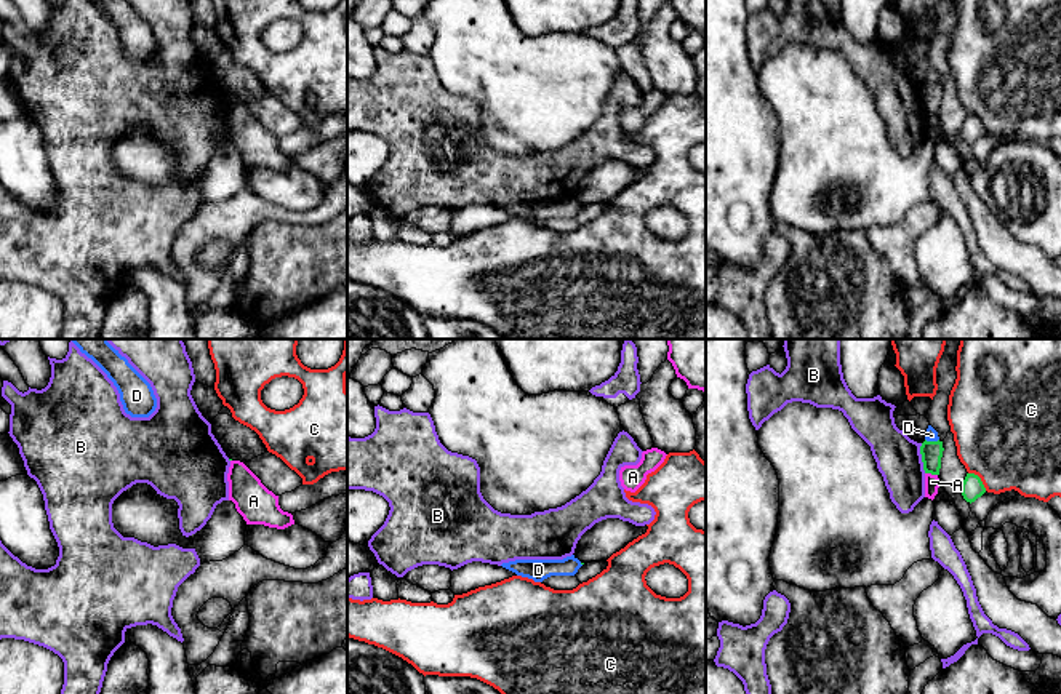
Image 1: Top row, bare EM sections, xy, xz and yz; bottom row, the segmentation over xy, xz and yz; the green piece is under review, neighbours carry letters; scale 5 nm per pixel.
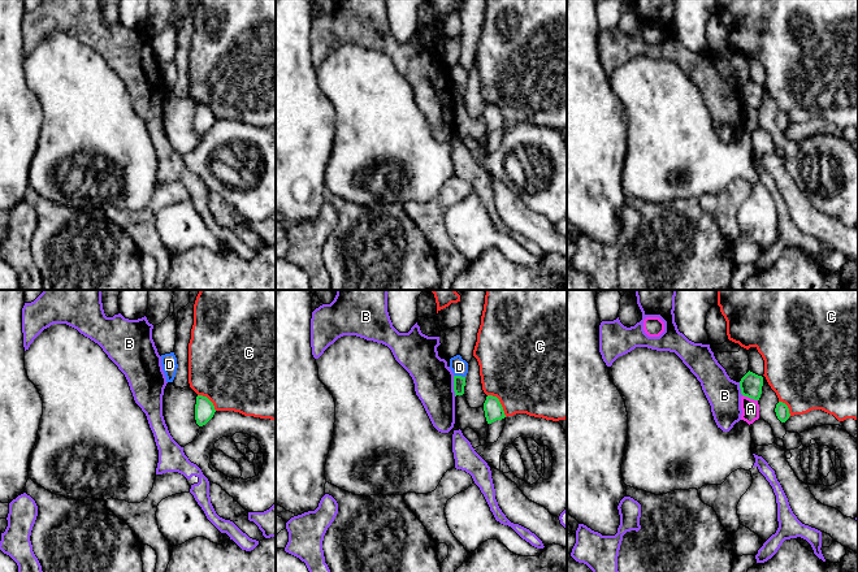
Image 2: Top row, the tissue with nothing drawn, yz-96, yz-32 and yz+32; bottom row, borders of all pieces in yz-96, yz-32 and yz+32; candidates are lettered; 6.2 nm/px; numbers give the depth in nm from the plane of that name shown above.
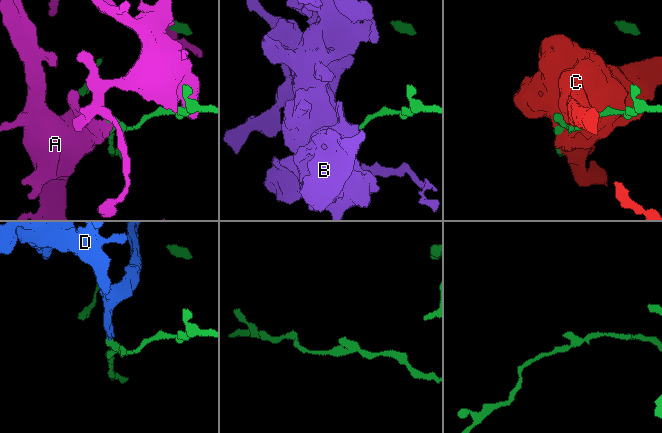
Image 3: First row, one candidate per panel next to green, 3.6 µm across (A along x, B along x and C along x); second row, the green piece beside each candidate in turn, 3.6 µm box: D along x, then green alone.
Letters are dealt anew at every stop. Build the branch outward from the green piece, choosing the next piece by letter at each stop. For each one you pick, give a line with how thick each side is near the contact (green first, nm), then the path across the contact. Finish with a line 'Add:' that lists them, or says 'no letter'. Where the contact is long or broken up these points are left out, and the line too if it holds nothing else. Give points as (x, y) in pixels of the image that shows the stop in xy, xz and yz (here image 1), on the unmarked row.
Add: no letter

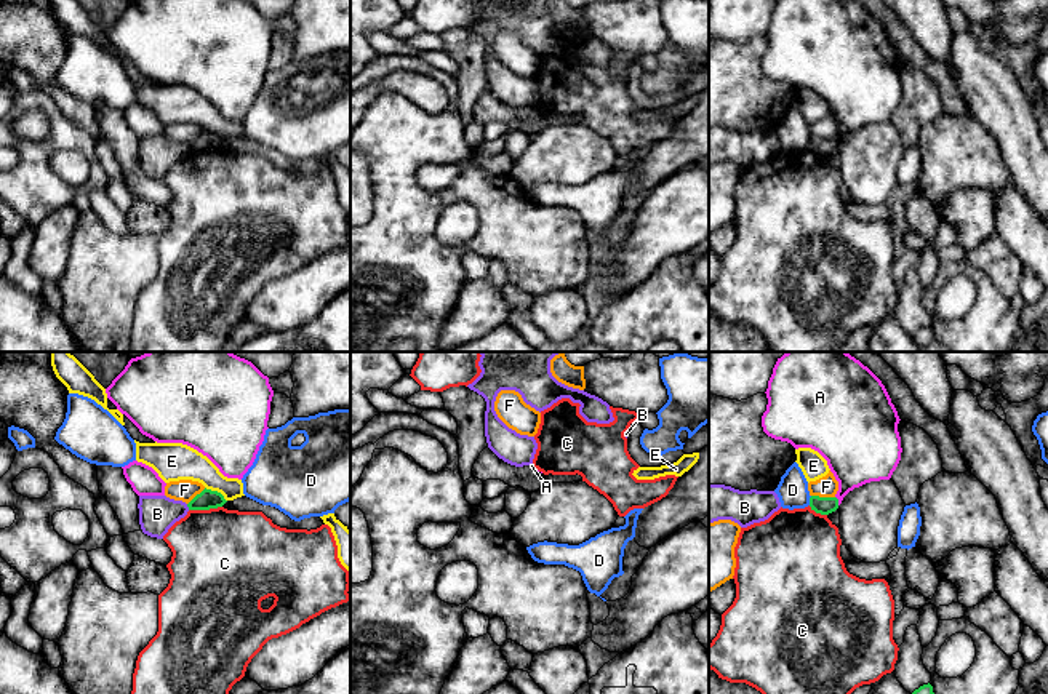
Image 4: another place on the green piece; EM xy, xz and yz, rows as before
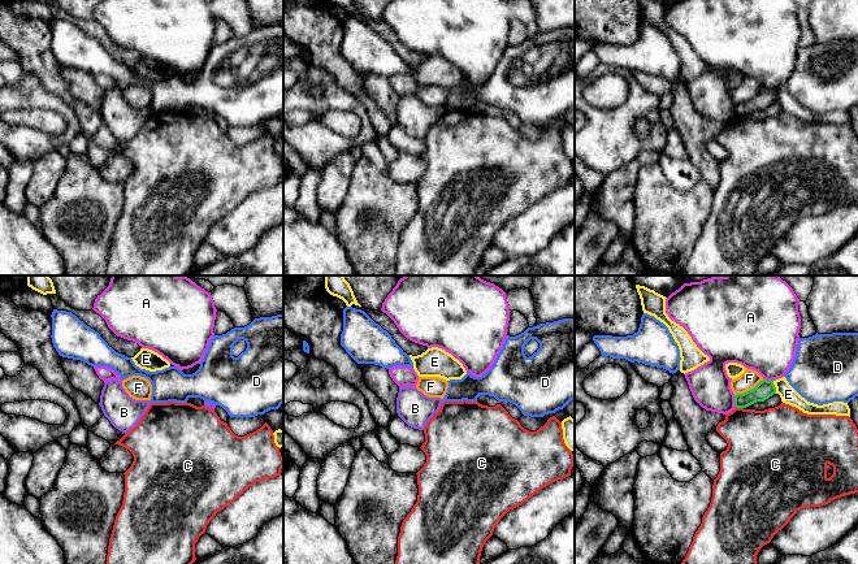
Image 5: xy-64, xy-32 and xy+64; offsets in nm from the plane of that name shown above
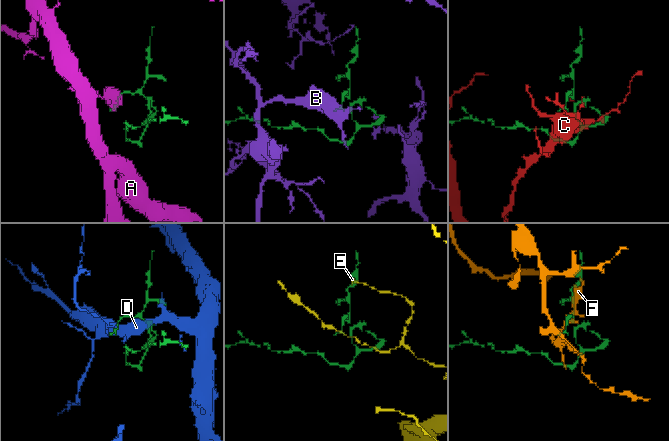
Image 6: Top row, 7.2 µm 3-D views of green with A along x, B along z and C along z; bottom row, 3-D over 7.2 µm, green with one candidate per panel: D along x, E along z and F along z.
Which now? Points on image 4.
Add: no letter

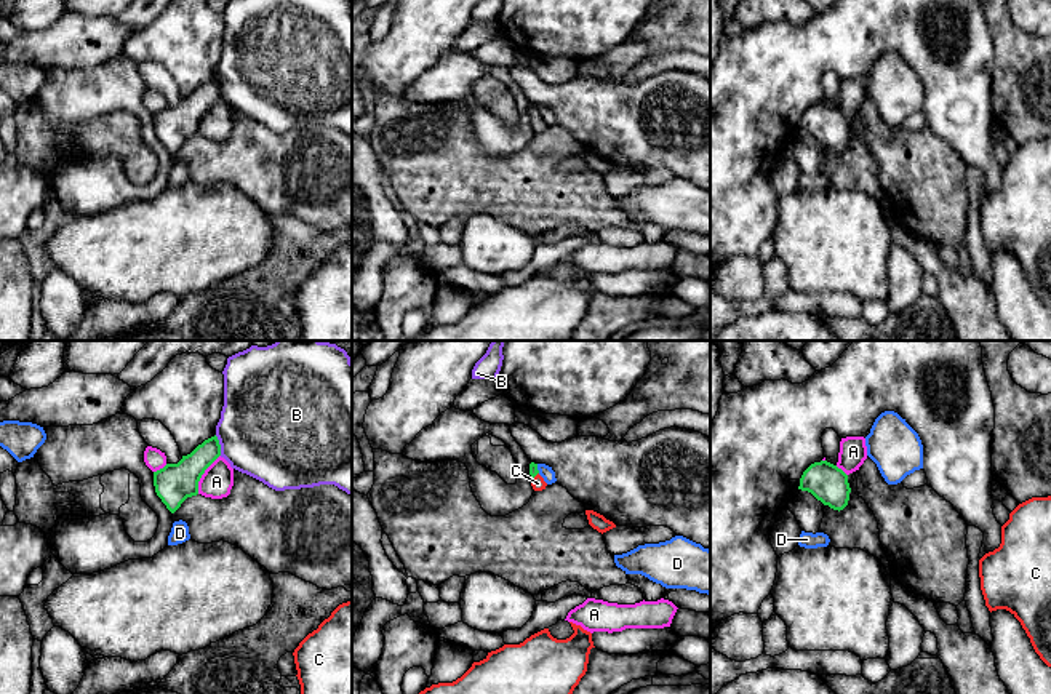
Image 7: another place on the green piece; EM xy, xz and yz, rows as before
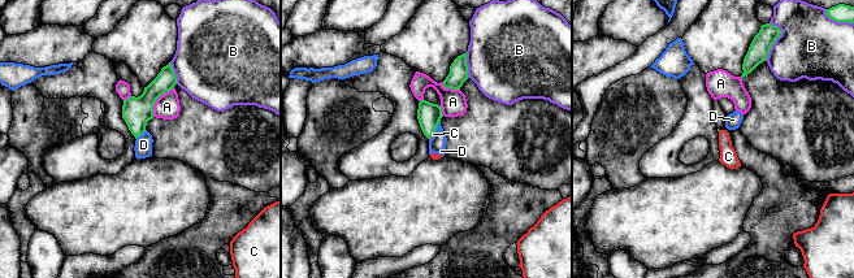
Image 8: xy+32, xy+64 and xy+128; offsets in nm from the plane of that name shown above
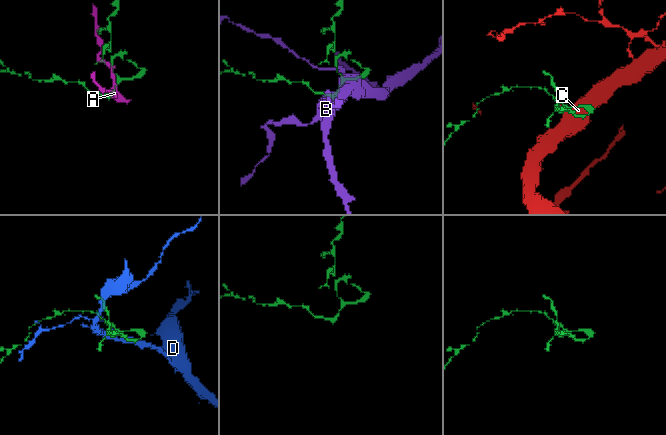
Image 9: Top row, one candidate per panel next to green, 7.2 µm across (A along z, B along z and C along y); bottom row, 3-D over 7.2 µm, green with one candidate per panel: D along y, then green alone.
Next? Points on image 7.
C: 50 nm thick on the green side, 70 nm on the other; runs through xz (533, 109), (535, 117), (538, 125)
Add: C

